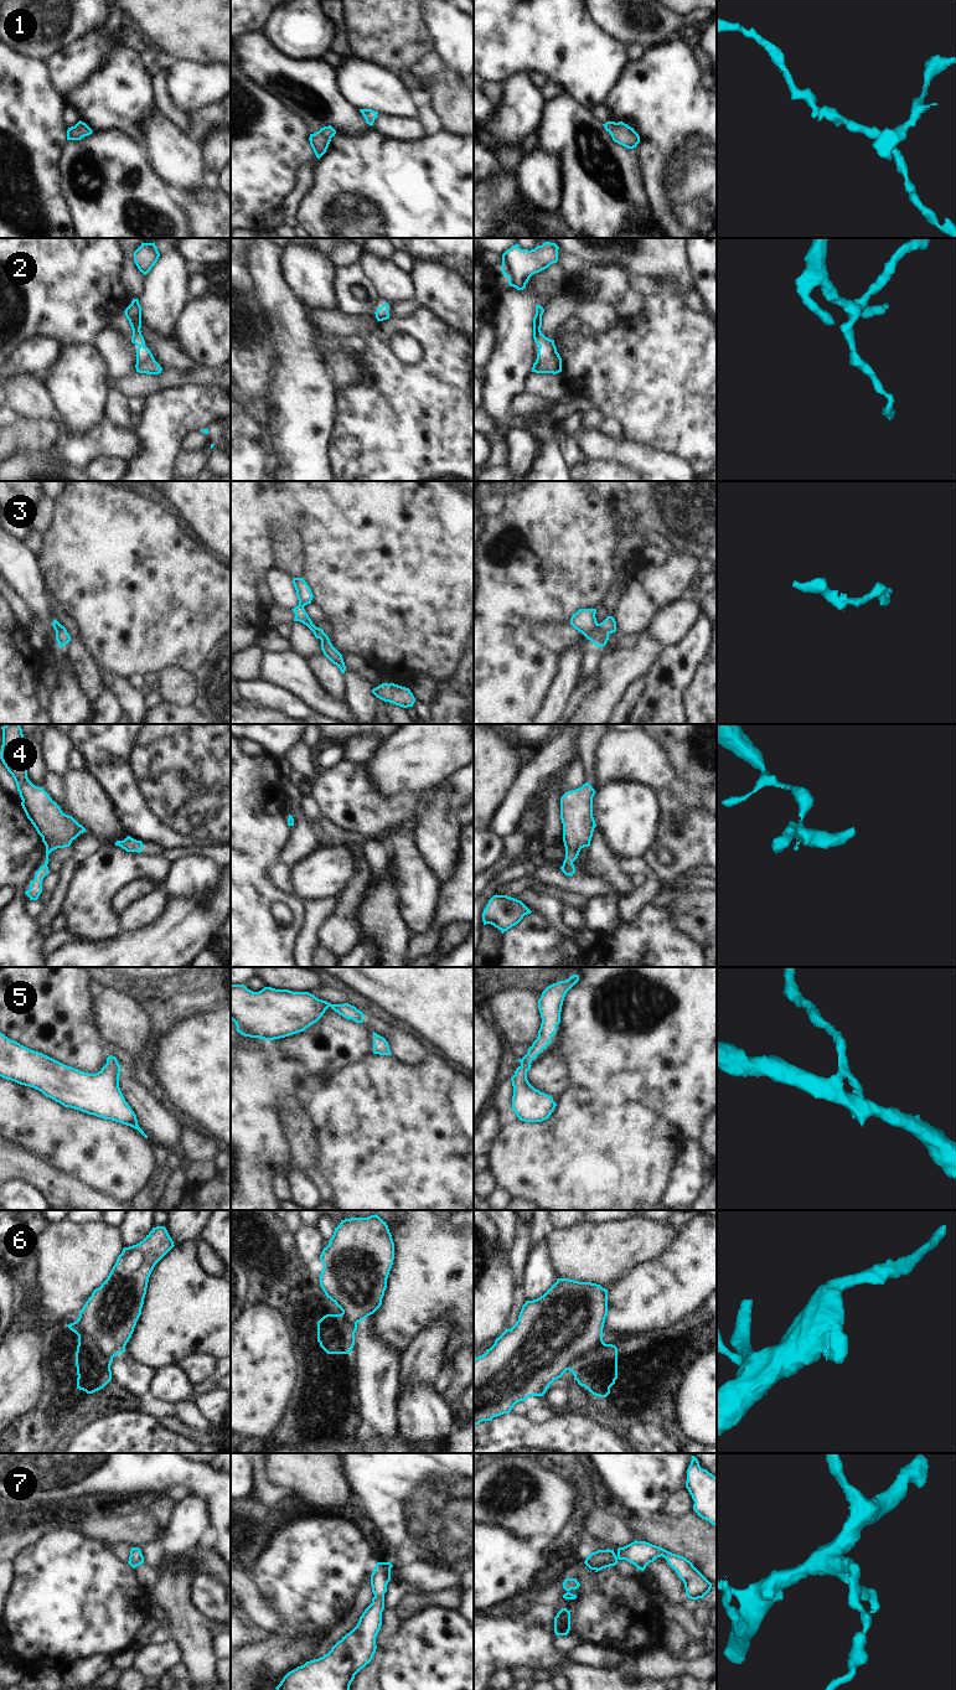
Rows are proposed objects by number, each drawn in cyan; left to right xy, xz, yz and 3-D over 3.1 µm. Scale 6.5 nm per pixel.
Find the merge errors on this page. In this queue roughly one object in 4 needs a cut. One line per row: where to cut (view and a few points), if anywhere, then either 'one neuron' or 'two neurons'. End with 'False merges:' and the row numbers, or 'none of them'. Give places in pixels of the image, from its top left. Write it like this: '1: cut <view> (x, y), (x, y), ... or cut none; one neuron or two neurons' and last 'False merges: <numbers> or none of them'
1: cut none; one neuron
2: cut none; one neuron
3: cut yz (598, 624), (608, 634); two neurons
4: cut none; one neuron
5: cut none; one neuron
6: cut none; one neuron
7: cut none; one neuron
False merges: 3

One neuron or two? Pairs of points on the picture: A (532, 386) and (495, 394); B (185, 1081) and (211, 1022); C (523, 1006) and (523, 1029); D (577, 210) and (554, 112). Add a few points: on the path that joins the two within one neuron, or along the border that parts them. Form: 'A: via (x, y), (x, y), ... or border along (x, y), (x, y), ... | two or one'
A: border along (531, 371), (523, 391) | two
B: via (200, 1066), (211, 1055), (211, 1037) | one
C: via (523, 1012), (523, 1023) | one
D: via (577, 185), (577, 164), (572, 154), (570, 137) | one

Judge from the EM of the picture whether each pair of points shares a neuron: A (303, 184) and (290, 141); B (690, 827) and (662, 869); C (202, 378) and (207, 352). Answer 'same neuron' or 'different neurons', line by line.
A: different neurons
B: same neuron
C: different neurons

